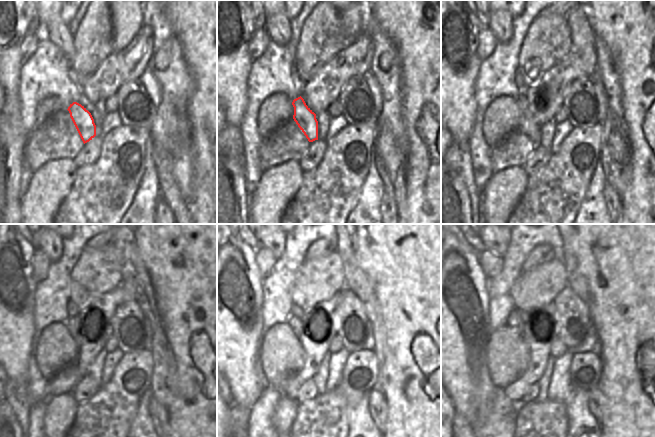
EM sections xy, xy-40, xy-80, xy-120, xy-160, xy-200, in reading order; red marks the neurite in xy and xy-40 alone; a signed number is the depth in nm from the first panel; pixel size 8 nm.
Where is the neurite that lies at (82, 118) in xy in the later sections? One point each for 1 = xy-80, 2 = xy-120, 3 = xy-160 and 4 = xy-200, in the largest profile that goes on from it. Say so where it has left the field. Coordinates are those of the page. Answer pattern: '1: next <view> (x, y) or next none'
1: next xy-80 (527, 124)
2: next xy-120 (71, 323)
3: next xy-160 (295, 323)
4: next xy-200 (514, 321)

